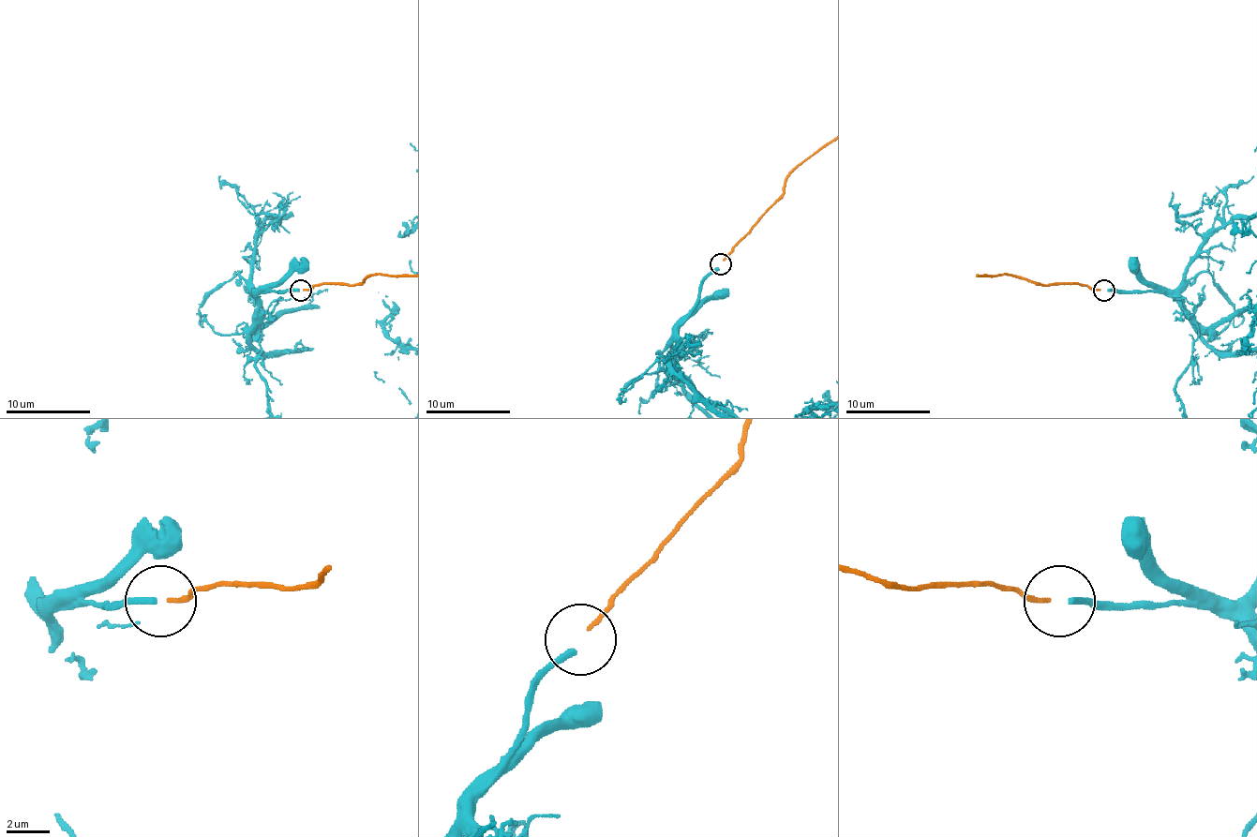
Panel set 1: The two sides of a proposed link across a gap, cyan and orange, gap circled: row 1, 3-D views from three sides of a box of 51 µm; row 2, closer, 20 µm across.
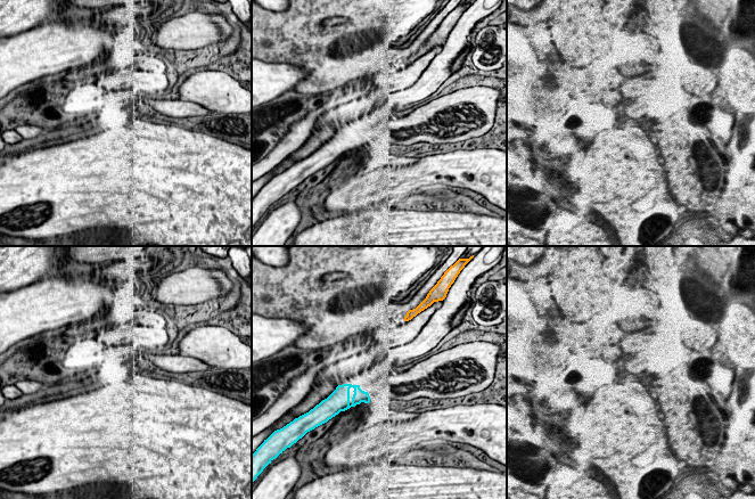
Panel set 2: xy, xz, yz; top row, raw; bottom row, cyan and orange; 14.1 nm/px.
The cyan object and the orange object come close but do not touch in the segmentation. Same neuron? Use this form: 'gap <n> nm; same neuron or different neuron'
gap 1100 nm; different neuron

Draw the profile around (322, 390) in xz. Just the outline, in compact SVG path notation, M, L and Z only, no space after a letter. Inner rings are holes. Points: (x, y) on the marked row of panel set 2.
M327 379L319 382L317 385L311 387L309 394L289 412L284 415L280 419L278 419L273 426L273 430L280 430L295 418L309 412L317 404L319 404L322 400L327 399L337 387L336 379Z

